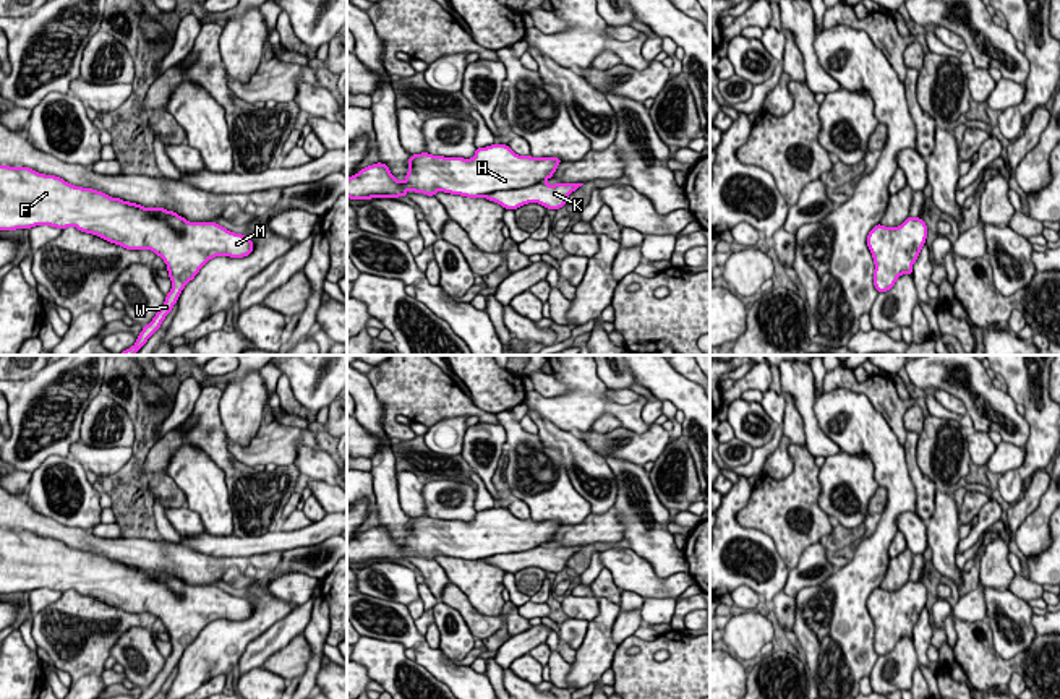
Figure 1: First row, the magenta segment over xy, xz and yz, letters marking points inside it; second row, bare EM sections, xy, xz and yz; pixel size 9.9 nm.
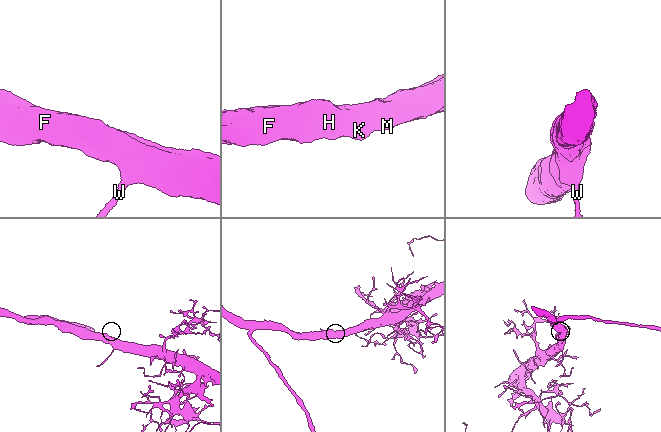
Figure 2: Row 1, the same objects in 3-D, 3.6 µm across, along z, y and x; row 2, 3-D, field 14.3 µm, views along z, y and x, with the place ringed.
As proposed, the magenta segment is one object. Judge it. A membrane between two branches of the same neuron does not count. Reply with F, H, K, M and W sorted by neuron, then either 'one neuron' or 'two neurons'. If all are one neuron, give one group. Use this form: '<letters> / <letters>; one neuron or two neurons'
F H K M W; one neuron

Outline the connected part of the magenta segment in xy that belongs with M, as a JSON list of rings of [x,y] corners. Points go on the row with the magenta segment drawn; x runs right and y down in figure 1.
[[[0,165],[0,230],[36,225],[50,225],[62,230],[76,227],[126,250],[151,250],[167,264],[172,289],[165,295],[162,308],[149,324],[143,326],[136,344],[118,355],[135,355],[147,342],[172,311],[185,285],[194,279],[209,259],[220,255],[243,258],[251,255],[254,248],[246,235],[230,232],[216,222],[188,222],[165,208],[144,208],[92,188],[75,187],[60,177],[39,174],[29,167]]]

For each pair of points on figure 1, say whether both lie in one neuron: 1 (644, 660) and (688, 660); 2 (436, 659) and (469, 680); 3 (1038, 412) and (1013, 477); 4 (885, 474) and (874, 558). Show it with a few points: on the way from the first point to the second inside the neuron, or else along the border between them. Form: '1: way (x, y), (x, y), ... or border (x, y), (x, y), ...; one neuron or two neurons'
1: way (655, 668), (676, 668); one neuron
2: way (444, 667), (461, 680); one neuron
3: way (1039, 428), (1039, 453), (1030, 463); one neuron
4: way (893, 495), (893, 510), (882, 537); one neuron

